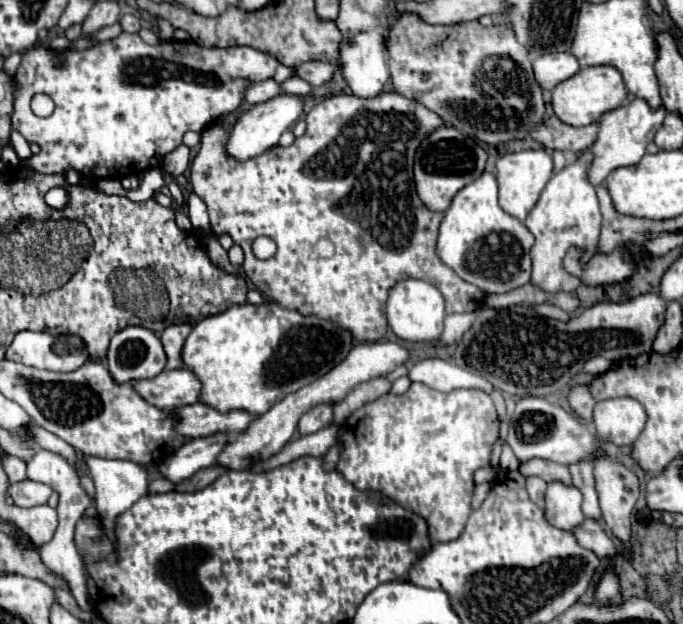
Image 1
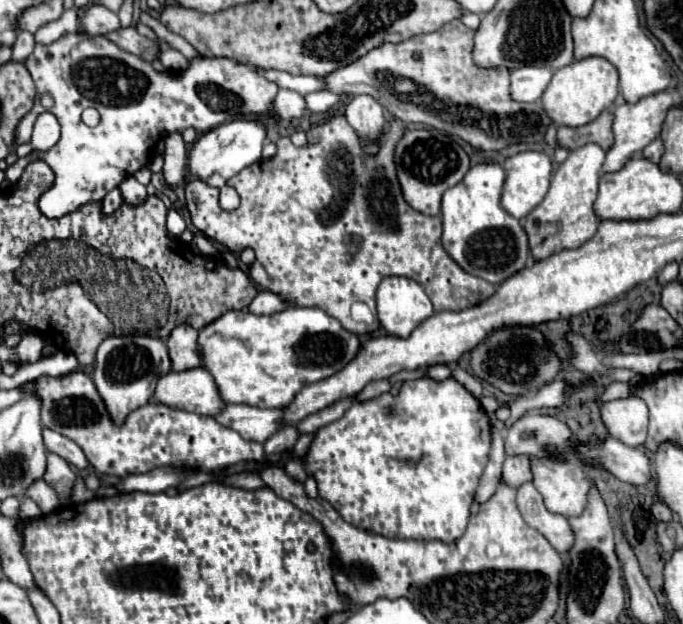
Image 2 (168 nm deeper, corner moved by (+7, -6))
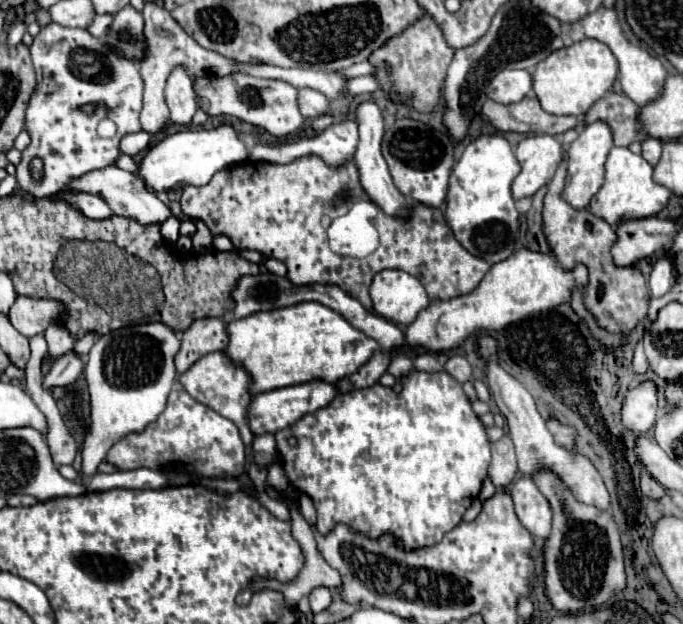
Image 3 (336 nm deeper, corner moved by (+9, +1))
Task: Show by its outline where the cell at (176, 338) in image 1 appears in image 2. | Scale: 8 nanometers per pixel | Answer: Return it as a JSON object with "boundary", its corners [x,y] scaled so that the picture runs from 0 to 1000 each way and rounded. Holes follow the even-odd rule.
{"boundary":[[[262,521],[245,543],[253,595],[271,595],[283,588],[294,588],[294,563],[291,563],[291,530],[280,521]]]}

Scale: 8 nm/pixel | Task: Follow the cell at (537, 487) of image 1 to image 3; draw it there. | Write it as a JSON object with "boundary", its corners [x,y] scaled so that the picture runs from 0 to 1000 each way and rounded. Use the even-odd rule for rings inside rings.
{"boundary":[[[760,763],[748,776],[748,795],[754,808],[754,821],[763,833],[763,840],[789,862],[801,862],[807,853],[807,830],[810,817],[804,814],[804,804],[798,795],[792,795],[786,776],[775,763]]]}

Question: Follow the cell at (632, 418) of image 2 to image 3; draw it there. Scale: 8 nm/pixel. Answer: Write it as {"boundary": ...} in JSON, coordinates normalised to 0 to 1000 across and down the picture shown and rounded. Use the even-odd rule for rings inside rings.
{"boundary":[[[941,612],[915,631],[915,647],[909,651],[909,676],[915,686],[933,696],[944,696],[959,679],[959,663],[962,619],[956,612]]]}

